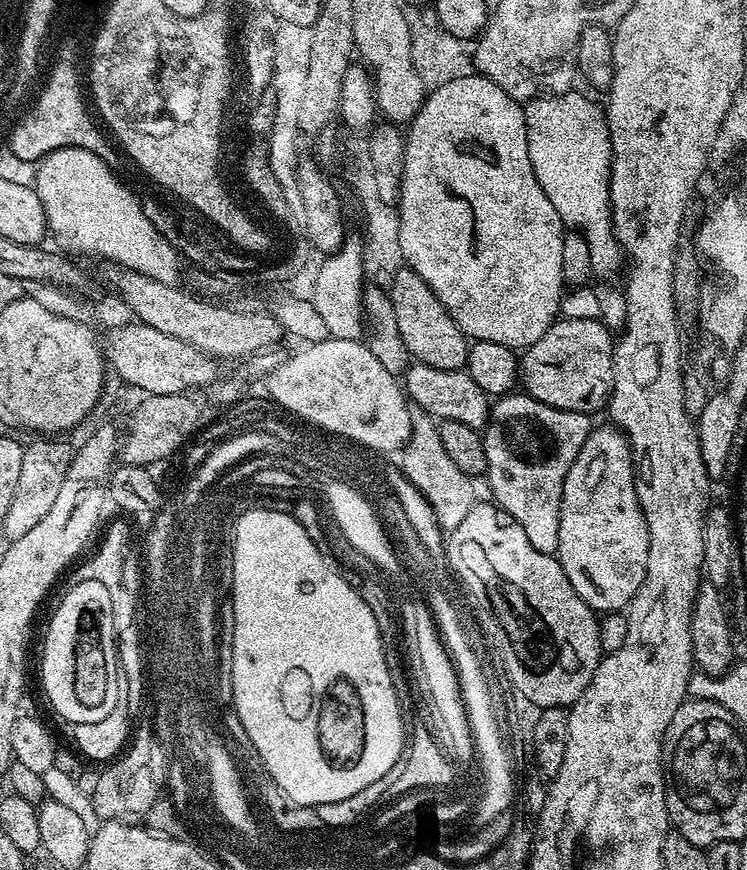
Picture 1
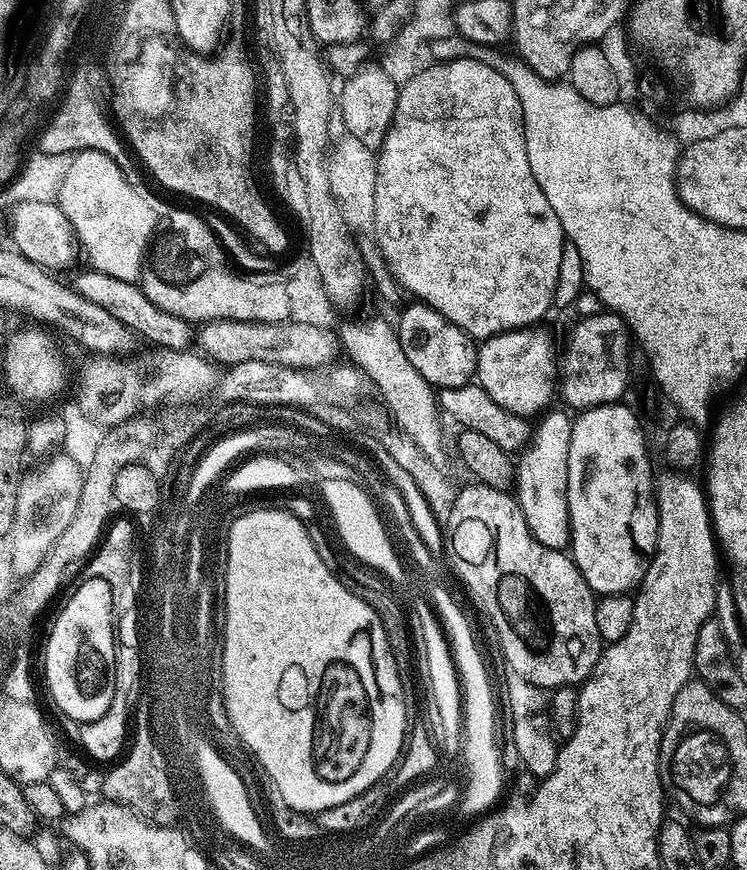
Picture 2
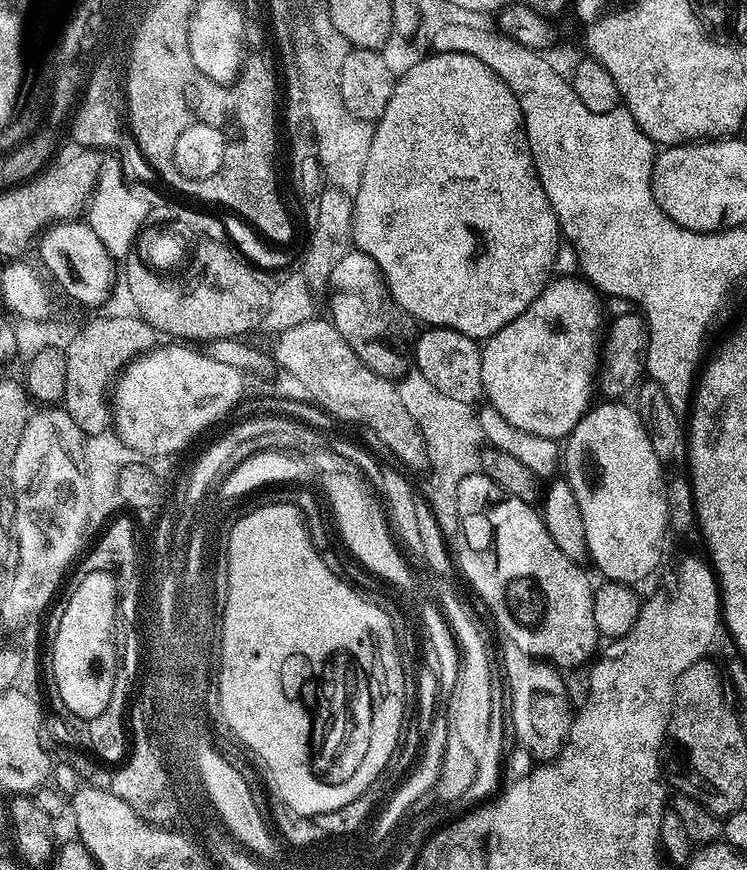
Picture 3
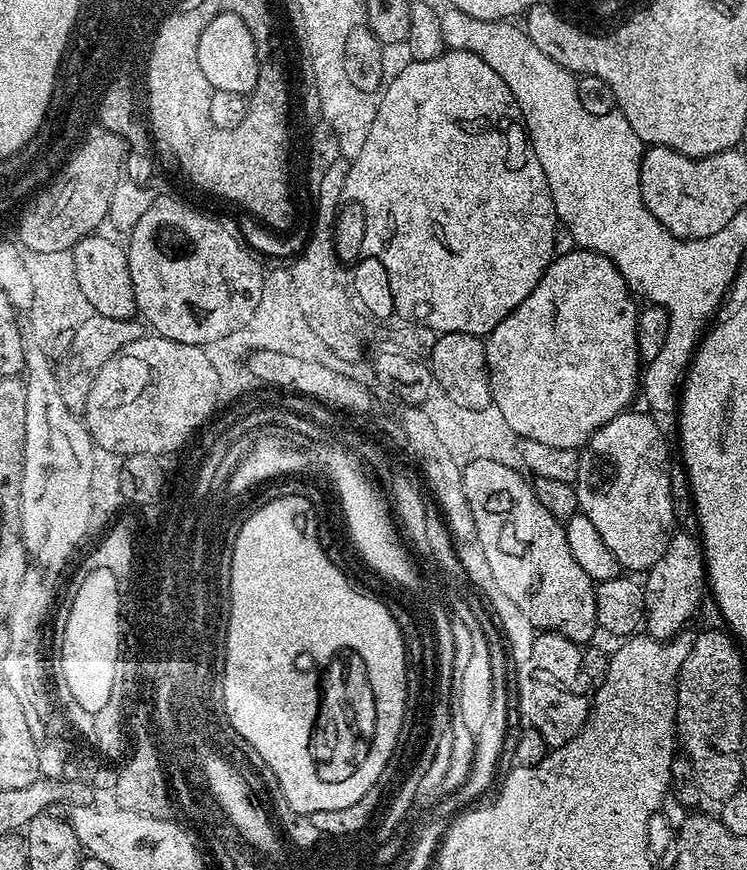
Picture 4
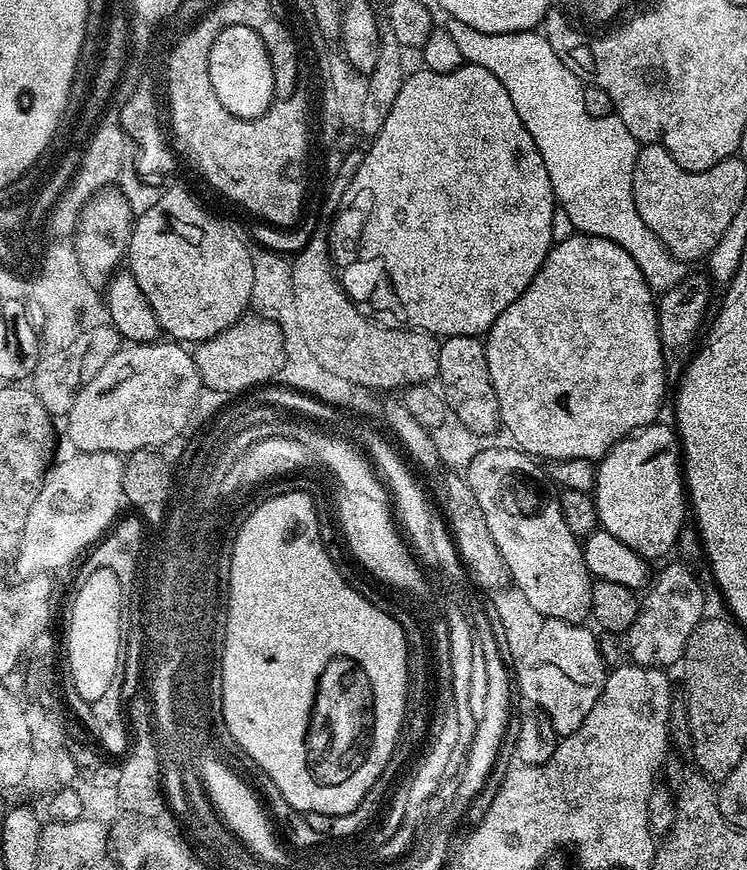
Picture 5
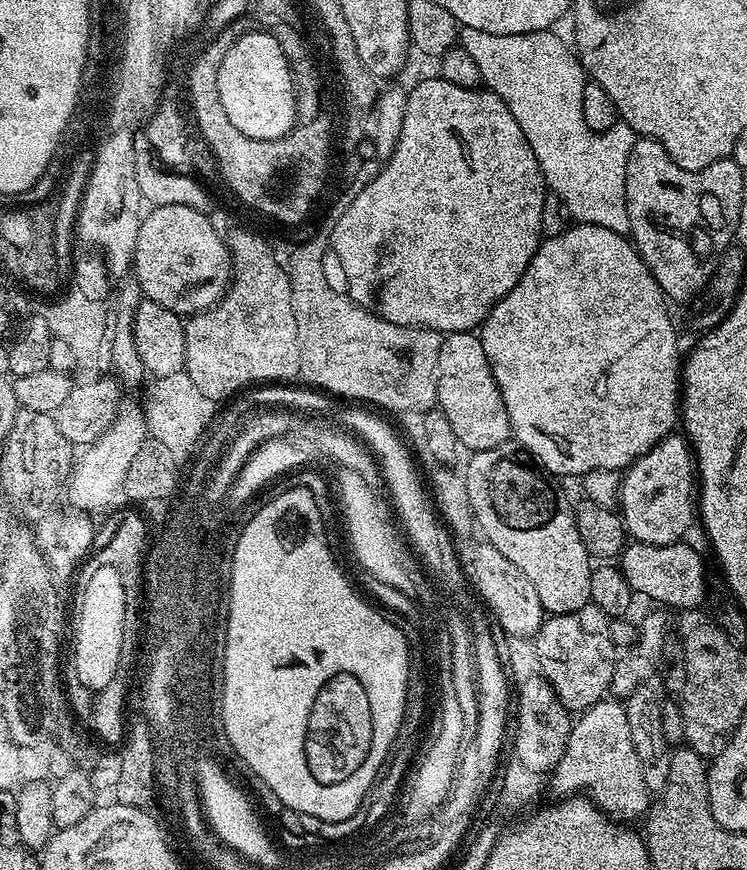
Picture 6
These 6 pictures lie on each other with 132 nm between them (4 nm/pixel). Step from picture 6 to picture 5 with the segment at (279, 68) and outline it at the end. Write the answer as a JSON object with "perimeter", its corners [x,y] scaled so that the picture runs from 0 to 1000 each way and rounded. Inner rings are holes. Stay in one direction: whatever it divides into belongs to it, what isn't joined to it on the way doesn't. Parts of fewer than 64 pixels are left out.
{"perimeter":[[[308,30],[289,40],[278,63],[278,84],[292,117],[297,117],[309,133],[344,138],[367,118],[369,103],[363,69],[351,44],[335,30]]]}

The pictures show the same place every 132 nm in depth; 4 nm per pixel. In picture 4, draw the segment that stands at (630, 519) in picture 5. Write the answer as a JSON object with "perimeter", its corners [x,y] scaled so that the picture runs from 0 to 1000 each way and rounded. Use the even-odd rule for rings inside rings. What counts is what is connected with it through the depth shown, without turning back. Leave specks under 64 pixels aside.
{"perimeter":[[[842,471],[827,475],[817,485],[807,487],[776,520],[774,549],[768,557],[776,578],[775,587],[790,595],[790,600],[795,600],[795,609],[801,609],[806,623],[817,628],[817,637],[827,641],[831,654],[846,660],[866,659],[876,646],[886,641],[894,618],[902,610],[900,552],[894,548],[894,510],[889,507],[888,494],[878,486],[880,479],[866,472]]]}

